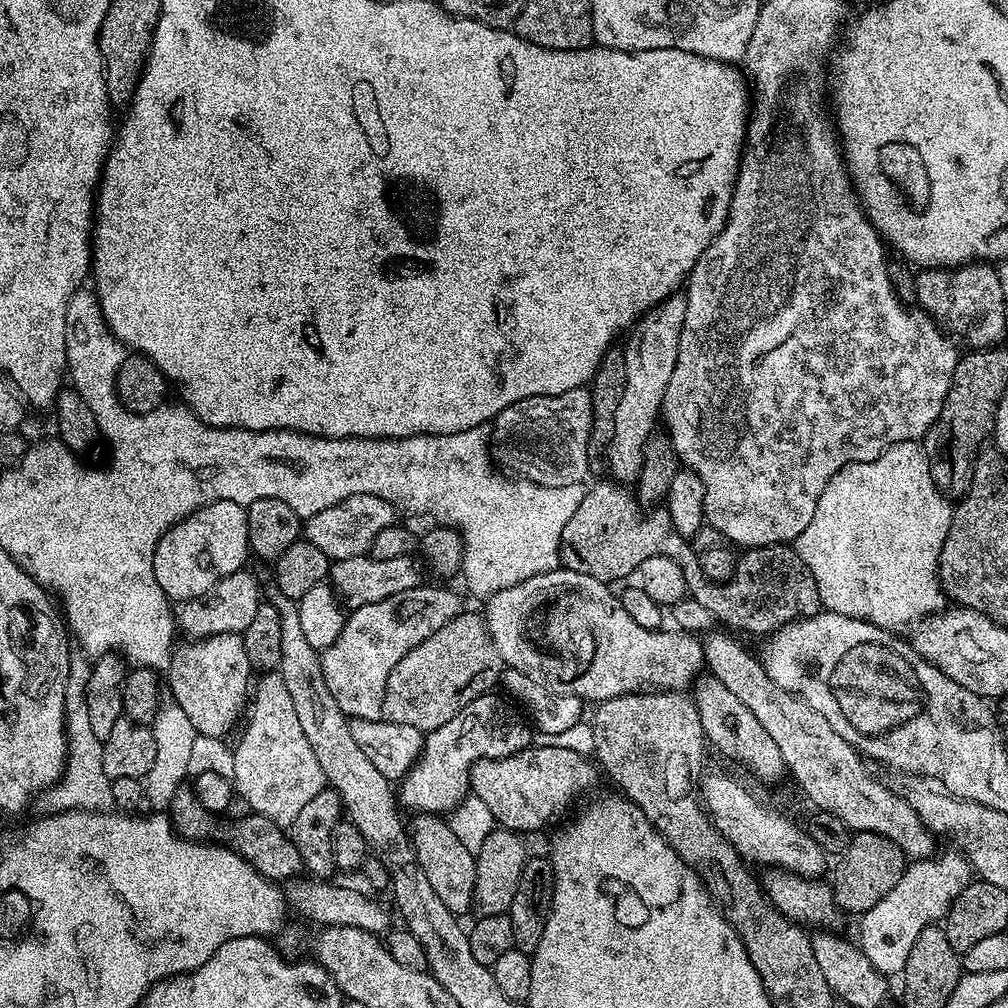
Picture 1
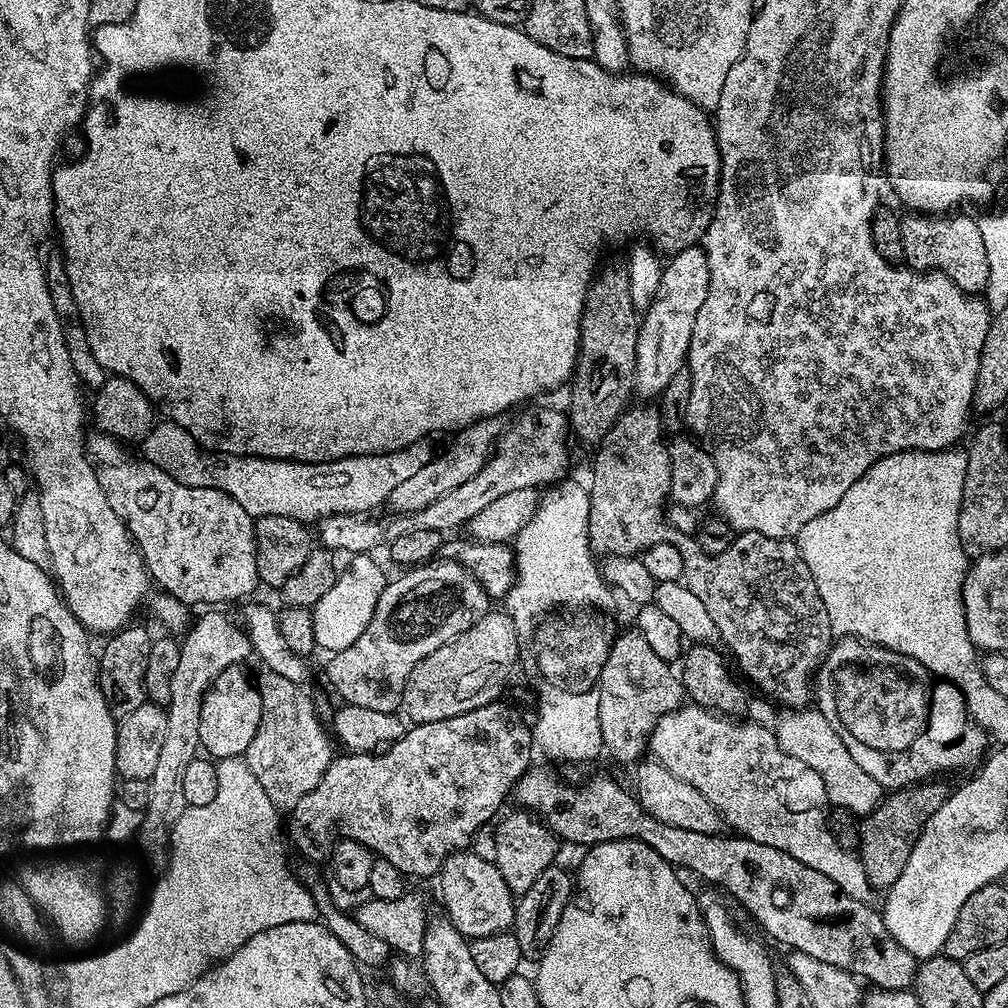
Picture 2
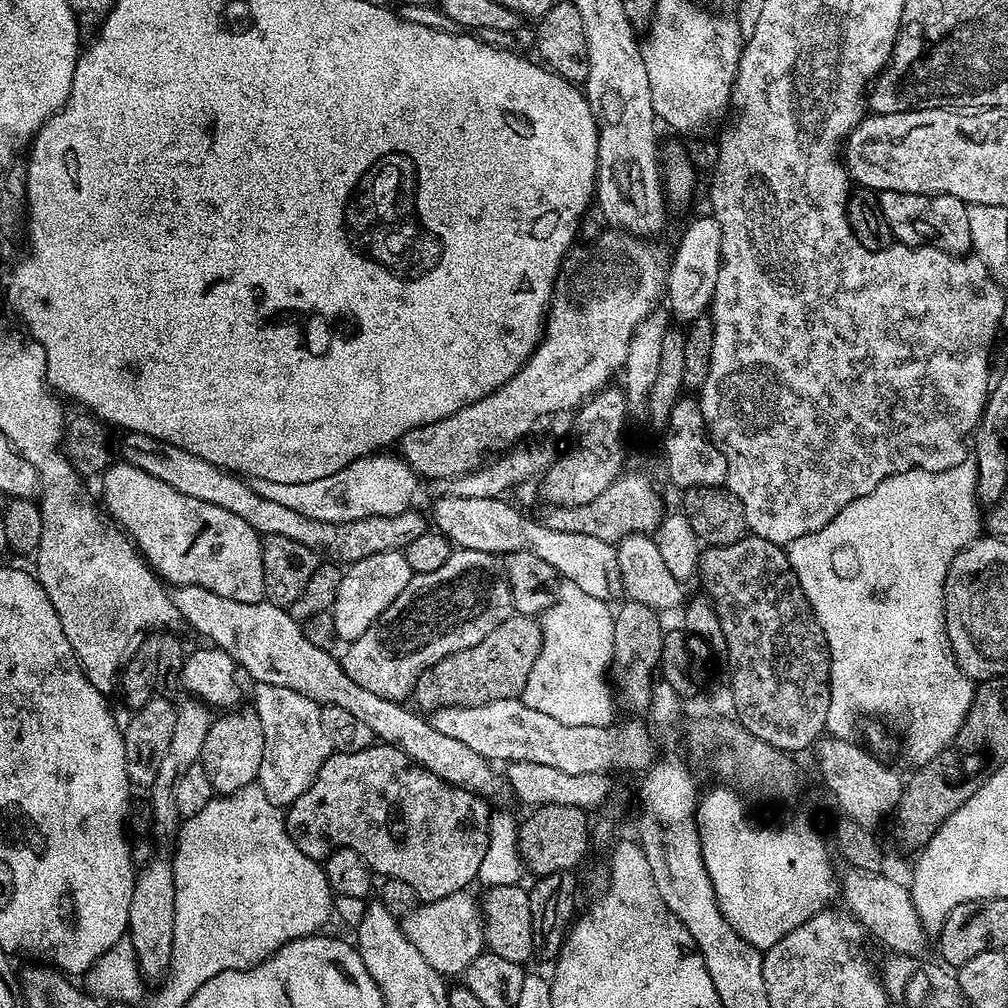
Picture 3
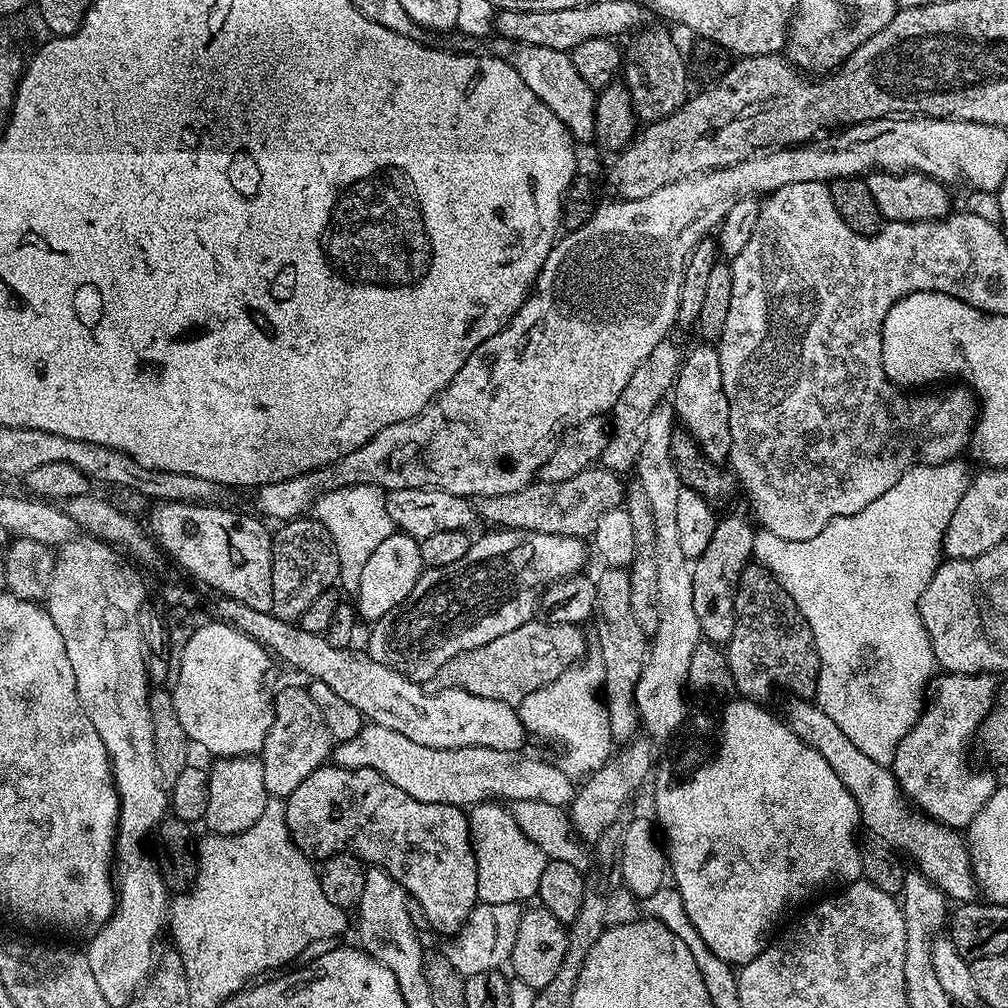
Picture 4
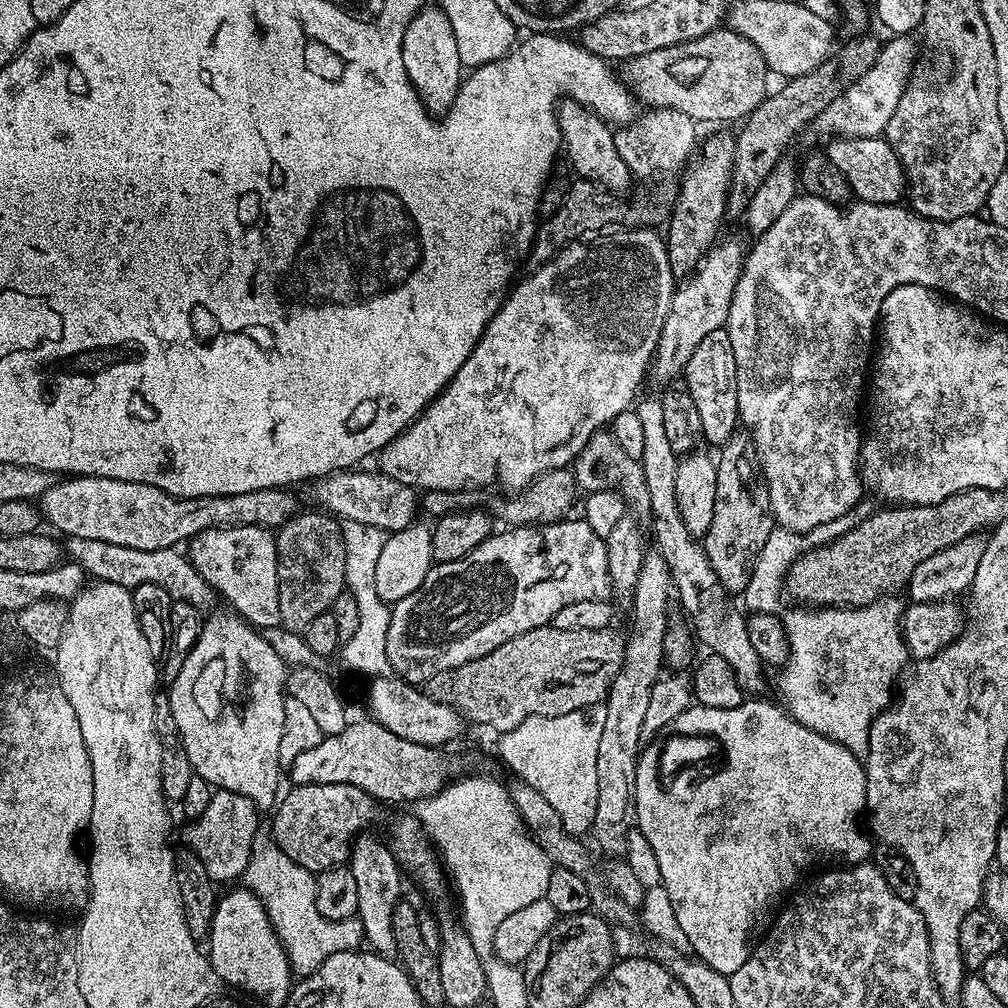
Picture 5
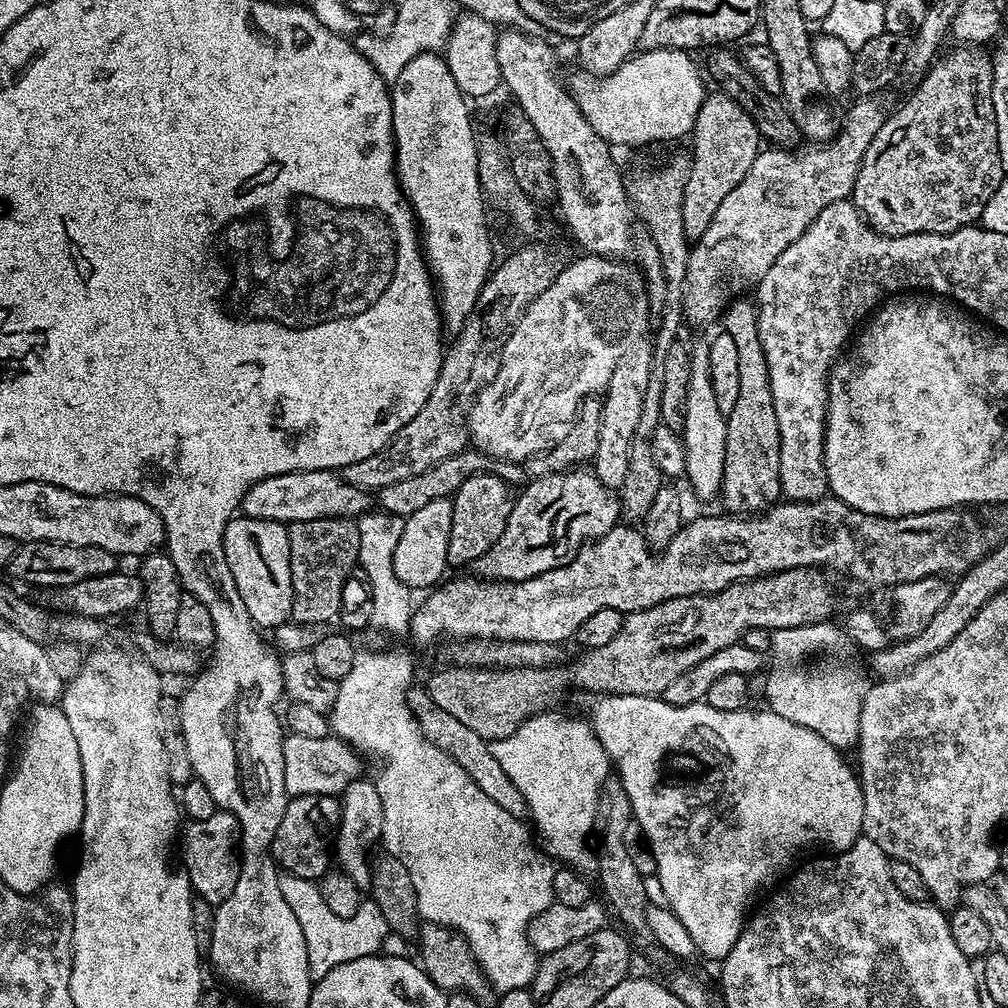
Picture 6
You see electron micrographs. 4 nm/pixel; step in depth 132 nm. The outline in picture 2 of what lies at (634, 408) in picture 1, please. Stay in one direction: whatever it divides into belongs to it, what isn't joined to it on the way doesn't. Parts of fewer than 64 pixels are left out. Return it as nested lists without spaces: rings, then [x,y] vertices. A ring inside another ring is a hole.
[[[703,247],[688,248],[673,260],[676,261],[664,268],[656,296],[639,323],[634,381],[636,396],[660,398],[674,374],[686,367],[690,334],[694,334],[694,318],[698,318],[702,302],[706,302],[706,290],[710,290],[710,266]]]

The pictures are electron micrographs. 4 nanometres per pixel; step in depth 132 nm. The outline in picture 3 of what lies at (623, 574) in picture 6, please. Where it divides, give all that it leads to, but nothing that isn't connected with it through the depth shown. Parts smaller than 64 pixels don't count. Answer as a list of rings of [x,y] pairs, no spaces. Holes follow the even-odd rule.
[[[456,548],[439,570],[430,574],[415,574],[412,581],[378,614],[376,621],[362,634],[362,638],[351,641],[342,655],[342,663],[351,681],[365,690],[378,694],[384,699],[404,702],[415,693],[418,678],[430,666],[442,662],[450,654],[458,650],[466,650],[470,646],[478,646],[490,630],[498,630],[506,618],[514,614],[512,607],[512,591],[508,585],[507,575],[496,573],[497,557],[482,550],[466,550]]]

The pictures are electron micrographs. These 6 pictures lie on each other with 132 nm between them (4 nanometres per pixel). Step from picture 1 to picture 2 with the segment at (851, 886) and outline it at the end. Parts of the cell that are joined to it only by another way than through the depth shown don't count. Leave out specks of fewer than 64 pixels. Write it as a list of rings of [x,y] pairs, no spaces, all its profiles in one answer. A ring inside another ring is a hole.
[[[921,782],[907,788],[889,791],[879,807],[863,817],[858,855],[862,870],[866,872],[866,878],[873,889],[891,888],[894,882],[898,882],[898,874],[906,870],[906,862],[914,850],[921,827],[927,824],[930,814],[934,814],[934,810],[938,810],[940,803],[950,795],[950,788],[936,783],[940,782]]]

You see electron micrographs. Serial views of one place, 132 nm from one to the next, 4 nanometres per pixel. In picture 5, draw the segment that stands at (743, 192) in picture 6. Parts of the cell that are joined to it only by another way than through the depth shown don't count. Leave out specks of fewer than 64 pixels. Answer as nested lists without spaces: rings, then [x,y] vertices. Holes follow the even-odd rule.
[[[723,240],[713,244],[696,271],[672,293],[670,314],[666,314],[656,354],[650,365],[651,379],[661,380],[661,385],[671,385],[675,376],[676,379],[683,377],[684,367],[690,362],[690,354],[698,350],[702,338],[728,323],[730,302],[734,298],[740,272],[744,269],[746,248],[736,240]]]

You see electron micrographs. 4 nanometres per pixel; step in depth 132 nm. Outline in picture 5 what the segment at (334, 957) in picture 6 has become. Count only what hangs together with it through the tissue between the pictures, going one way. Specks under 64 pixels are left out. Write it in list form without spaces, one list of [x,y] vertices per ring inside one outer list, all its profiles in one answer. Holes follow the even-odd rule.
[[[261,826],[250,850],[250,862],[242,877],[243,887],[255,892],[262,902],[288,960],[293,973],[309,976],[326,958],[339,952],[355,952],[365,943],[364,927],[359,918],[331,920],[318,914],[316,901],[316,876],[306,866],[298,866],[294,858],[286,858],[267,827]]]

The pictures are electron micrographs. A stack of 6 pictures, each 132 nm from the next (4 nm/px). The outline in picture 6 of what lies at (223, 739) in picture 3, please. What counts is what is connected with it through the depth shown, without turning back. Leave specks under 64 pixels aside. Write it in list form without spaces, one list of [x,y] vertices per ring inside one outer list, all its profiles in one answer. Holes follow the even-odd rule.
[[[217,810],[210,814],[210,818],[188,820],[182,828],[182,839],[178,848],[184,851],[183,871],[190,878],[192,891],[199,899],[210,905],[221,904],[230,898],[230,890],[238,882],[240,873],[240,857],[238,845],[240,843],[240,823],[234,814]]]

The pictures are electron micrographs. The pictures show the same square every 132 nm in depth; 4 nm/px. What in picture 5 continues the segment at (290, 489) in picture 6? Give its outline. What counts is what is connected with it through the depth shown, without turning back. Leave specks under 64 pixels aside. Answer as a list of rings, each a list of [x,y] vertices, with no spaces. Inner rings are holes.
[[[341,470],[321,476],[311,485],[312,492],[323,511],[339,518],[341,521],[353,520],[366,522],[366,526],[378,526],[385,534],[391,534],[410,526],[418,512],[417,489],[406,486],[386,473],[360,472],[361,470]]]

